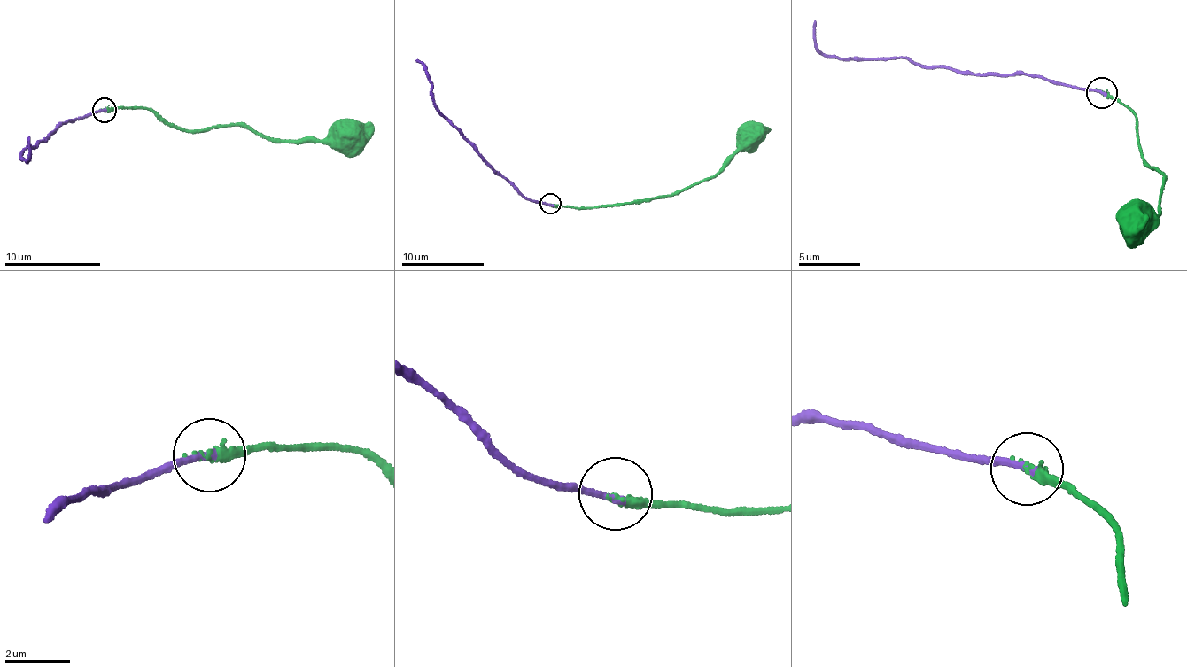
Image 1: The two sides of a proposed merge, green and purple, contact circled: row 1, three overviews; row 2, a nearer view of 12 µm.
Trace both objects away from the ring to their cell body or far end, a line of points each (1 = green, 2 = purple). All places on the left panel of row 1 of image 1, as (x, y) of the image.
1: (104, 110), (151, 107), (190, 131), (244, 124), (264, 136), (279, 139), (320, 142), (345, 135)
2: (104, 110), (68, 120), (47, 140), (31, 149), (28, 146), (22, 152), (29, 162), (28, 135)

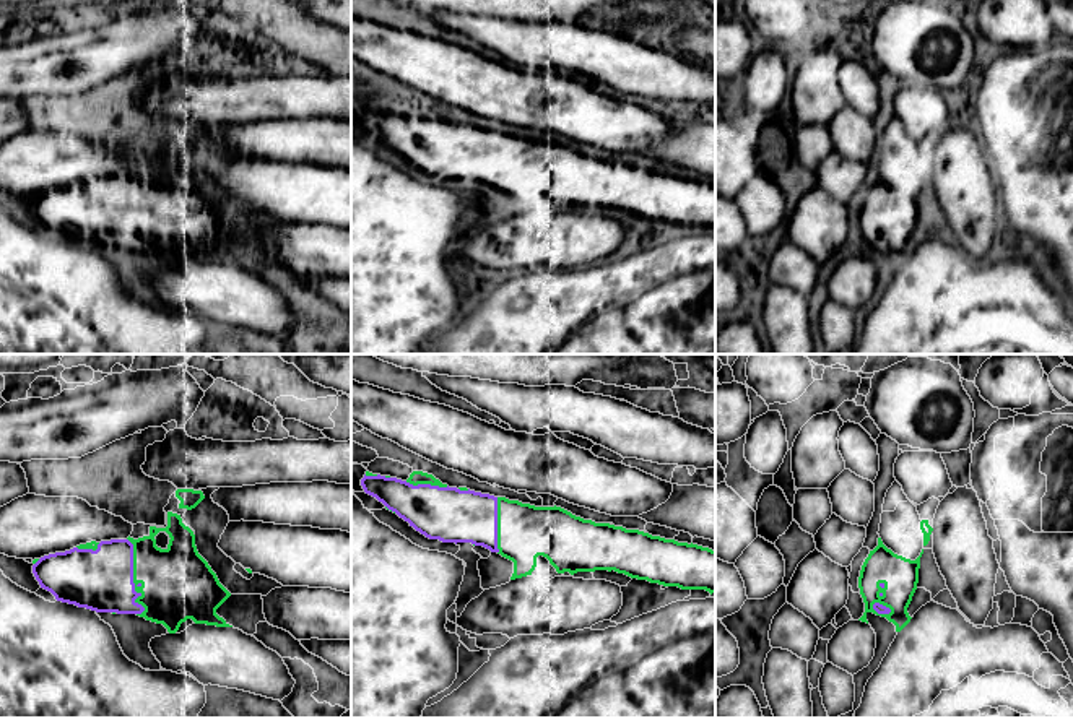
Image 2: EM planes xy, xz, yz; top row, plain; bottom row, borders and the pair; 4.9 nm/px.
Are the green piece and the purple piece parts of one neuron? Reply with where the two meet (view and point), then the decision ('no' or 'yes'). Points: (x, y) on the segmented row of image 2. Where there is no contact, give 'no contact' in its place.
xy (134, 577) | yes

